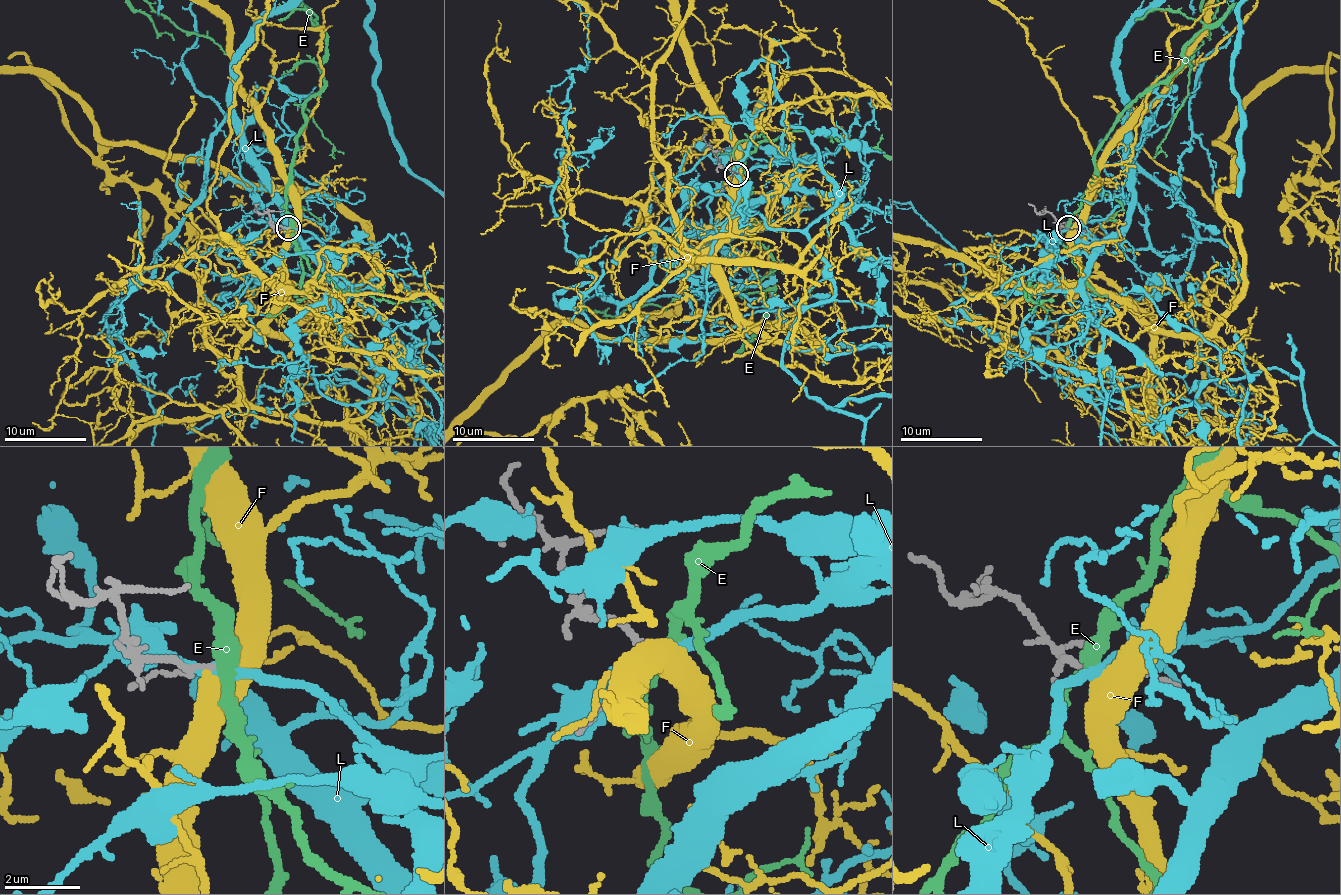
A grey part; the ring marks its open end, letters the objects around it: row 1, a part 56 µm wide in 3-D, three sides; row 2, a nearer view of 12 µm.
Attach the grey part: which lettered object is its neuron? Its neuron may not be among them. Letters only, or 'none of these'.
F

